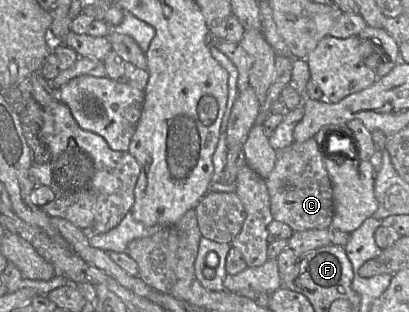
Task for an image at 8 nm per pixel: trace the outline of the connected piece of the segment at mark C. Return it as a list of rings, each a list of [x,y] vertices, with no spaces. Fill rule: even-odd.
[[[317,134],[302,143],[292,143],[276,151],[276,162],[265,178],[273,220],[288,225],[293,232],[329,229],[334,215],[333,187],[323,162],[325,145],[318,144]]]

